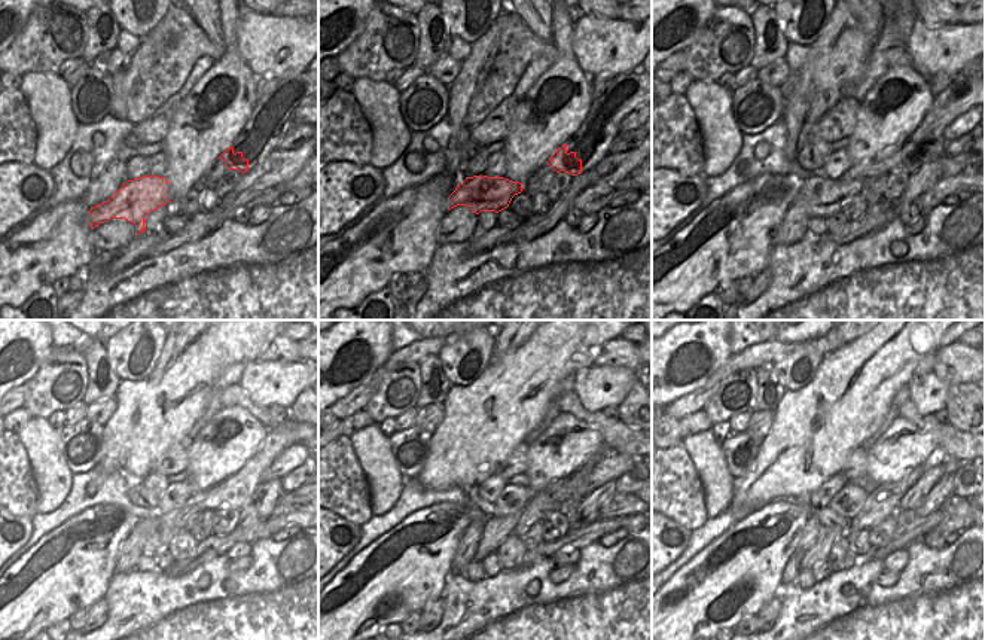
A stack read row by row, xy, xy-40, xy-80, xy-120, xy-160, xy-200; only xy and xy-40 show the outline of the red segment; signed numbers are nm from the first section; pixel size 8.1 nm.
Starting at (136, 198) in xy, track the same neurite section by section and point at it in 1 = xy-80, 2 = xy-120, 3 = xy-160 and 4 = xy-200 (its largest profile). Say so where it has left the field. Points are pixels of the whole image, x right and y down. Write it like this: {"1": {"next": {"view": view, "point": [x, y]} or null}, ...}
{"1": {"next": {"view": "xy-80", "point": [822, 197]}}, "2": {"next": {"view": "xy-120", "point": [158, 530]}}, "3": {"next": {"view": "xy-160", "point": [558, 496]}}, "4": {"next": {"view": "xy-200", "point": [881, 503]}}}

